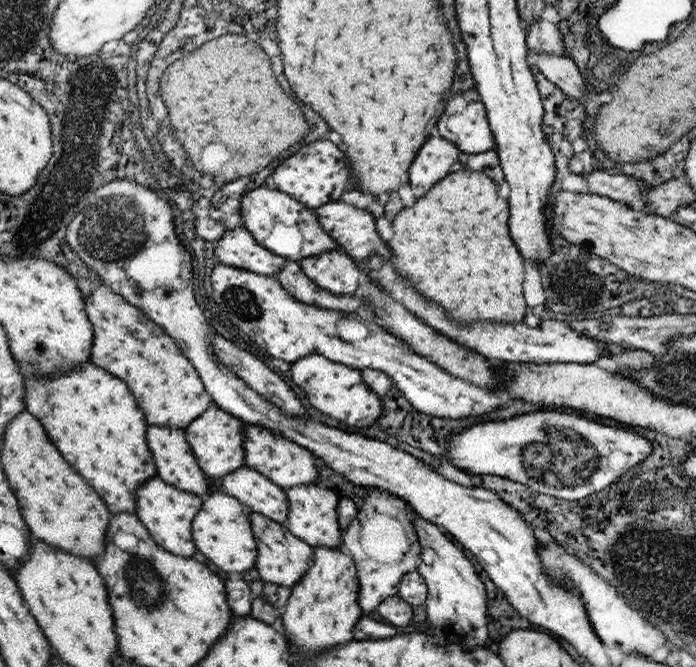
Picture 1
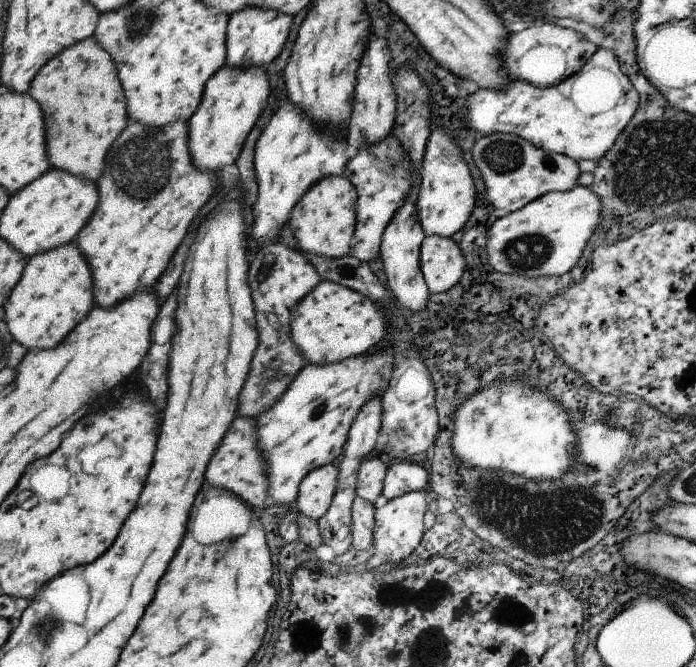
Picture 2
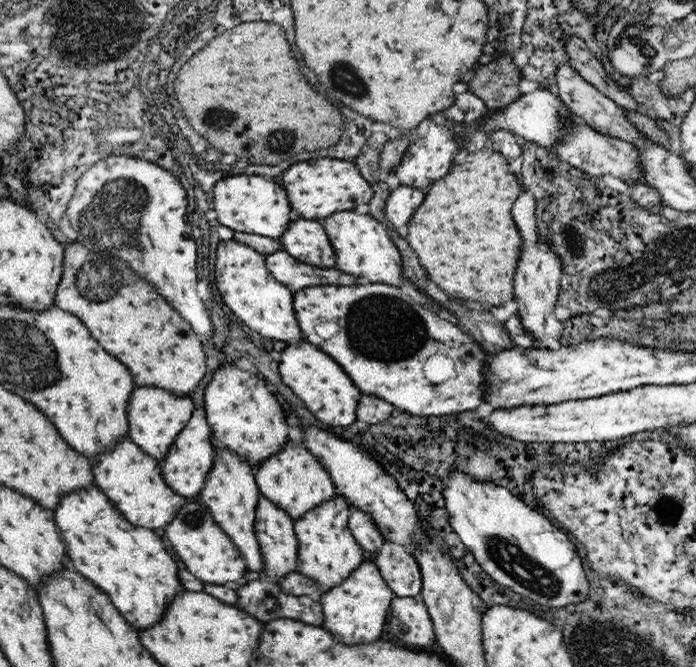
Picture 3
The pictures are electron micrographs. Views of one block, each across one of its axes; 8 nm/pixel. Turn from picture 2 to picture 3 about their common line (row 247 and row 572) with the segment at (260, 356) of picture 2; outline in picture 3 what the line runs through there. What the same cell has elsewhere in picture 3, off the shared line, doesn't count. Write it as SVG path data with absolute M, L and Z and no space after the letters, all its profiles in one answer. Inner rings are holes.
M265 496L257 502L255 534L265 560L263 574L279 580L283 574L295 572L299 558L295 520Z

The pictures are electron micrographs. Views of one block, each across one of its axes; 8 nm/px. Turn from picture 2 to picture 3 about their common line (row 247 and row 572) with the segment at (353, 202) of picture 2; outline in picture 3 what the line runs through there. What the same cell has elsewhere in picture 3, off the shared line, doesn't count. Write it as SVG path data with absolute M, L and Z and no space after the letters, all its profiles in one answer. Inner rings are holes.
M335 496L323 506L317 506L315 510L295 520L295 534L299 542L299 558L295 572L313 580L313 584L317 586L315 588L317 600L329 590L341 586L341 582L345 582L351 576L351 572L355 572L367 558L367 554L355 542L349 530L349 516L351 516L351 504L345 498Z

